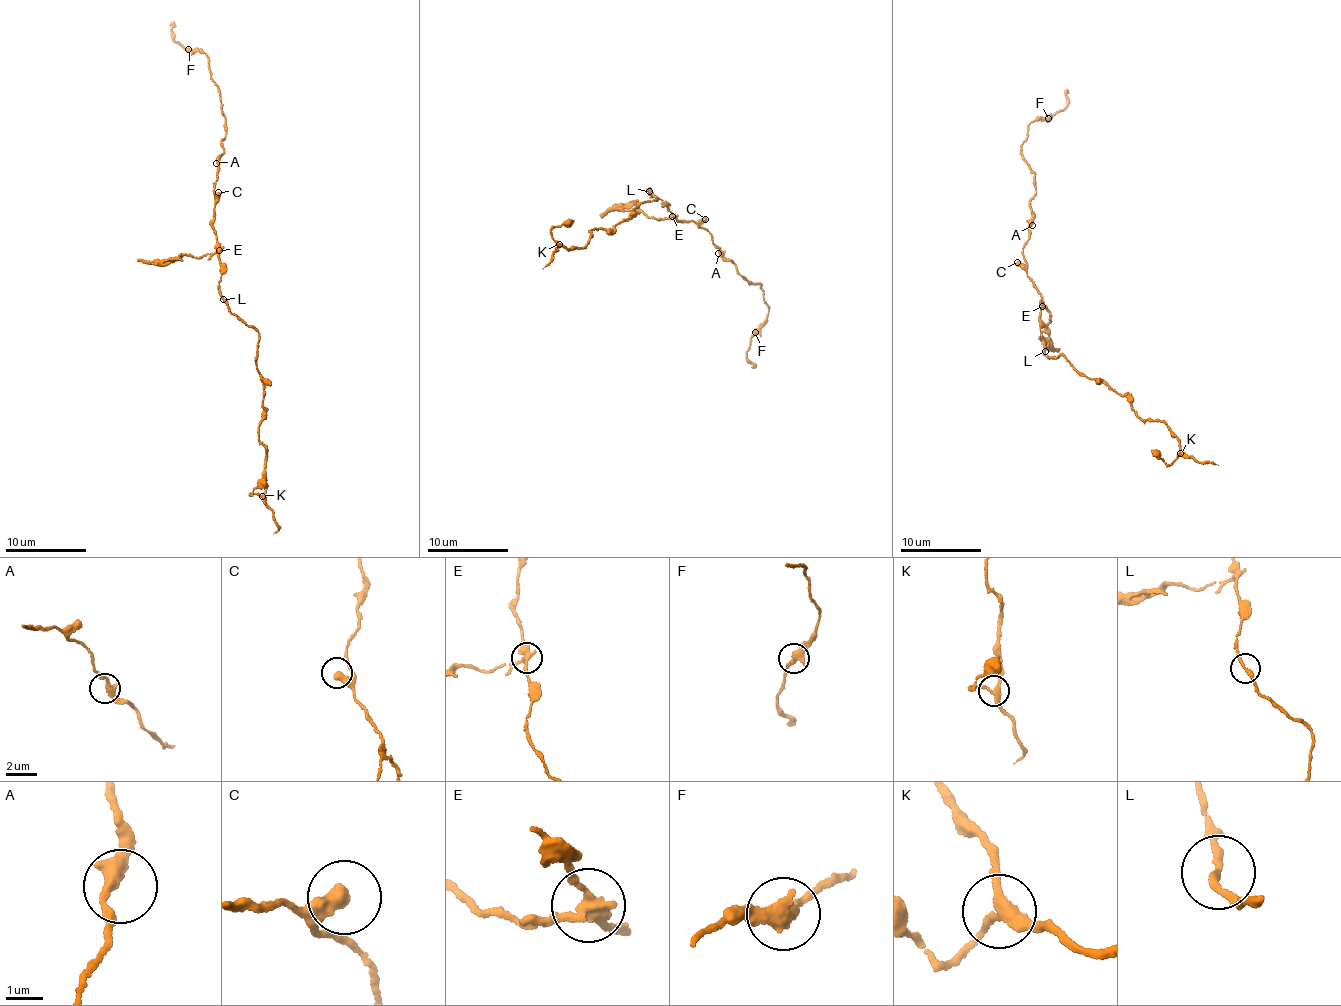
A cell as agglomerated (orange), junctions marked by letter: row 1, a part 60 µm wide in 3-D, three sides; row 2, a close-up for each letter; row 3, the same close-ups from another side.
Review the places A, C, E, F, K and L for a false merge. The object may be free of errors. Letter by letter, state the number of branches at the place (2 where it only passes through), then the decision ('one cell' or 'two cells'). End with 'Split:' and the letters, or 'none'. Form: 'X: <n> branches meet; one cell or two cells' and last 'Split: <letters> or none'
A: 2 branches meet; one cell
C: 1 branches meet; one cell
E: 3 branches meet; two cells
F: 2 branches meet; one cell
K: 3 branches meet; one cell
L: 2 branches meet; one cell
Split: E

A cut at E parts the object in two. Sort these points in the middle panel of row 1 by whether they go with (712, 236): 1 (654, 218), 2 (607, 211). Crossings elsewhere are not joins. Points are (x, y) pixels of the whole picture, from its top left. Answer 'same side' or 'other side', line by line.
1: other side
2: other side

